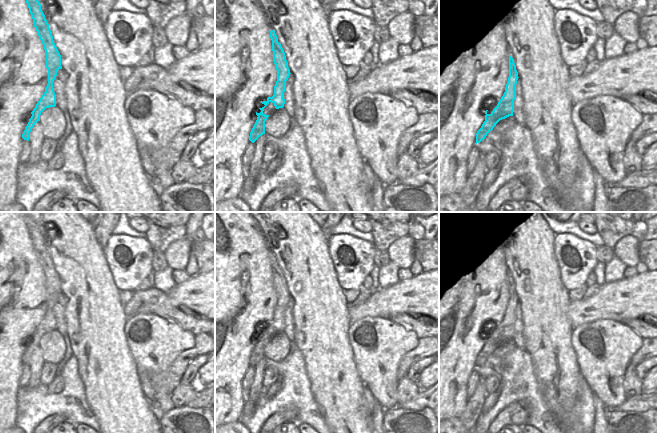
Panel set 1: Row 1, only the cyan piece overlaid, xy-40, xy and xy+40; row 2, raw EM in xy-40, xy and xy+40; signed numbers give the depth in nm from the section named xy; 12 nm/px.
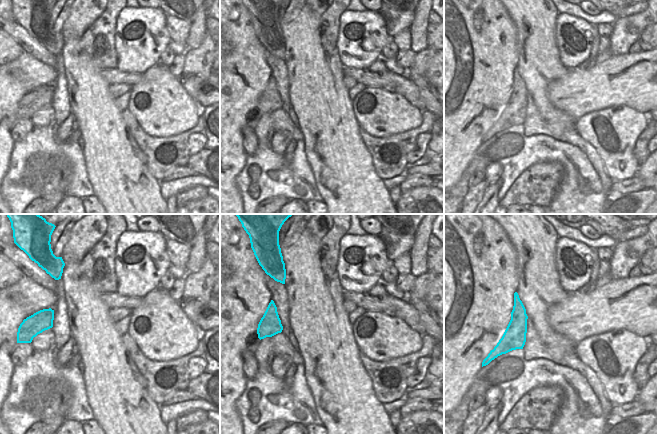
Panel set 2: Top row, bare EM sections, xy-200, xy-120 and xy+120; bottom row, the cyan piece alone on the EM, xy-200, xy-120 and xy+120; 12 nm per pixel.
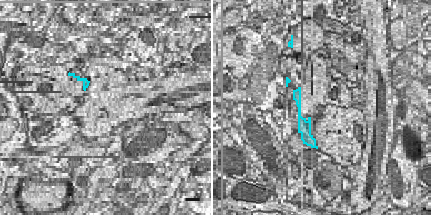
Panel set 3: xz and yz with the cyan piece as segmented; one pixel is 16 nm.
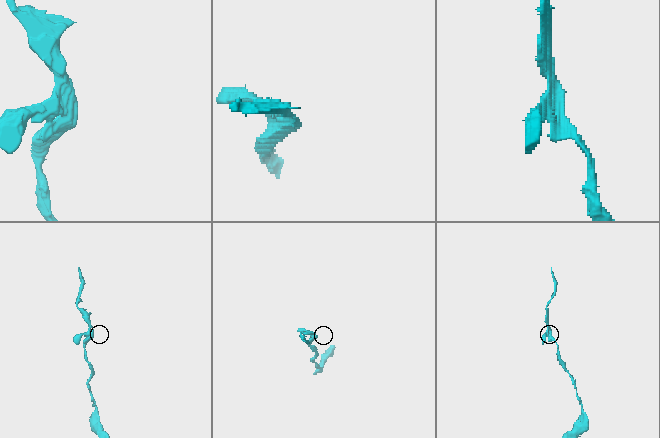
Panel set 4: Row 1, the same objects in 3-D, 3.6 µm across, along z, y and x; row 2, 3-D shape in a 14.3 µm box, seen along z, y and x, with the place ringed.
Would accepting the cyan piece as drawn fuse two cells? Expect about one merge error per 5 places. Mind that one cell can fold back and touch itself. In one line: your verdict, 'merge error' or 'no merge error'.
no merge error

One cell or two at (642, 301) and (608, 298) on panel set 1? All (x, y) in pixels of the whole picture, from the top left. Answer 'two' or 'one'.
one

